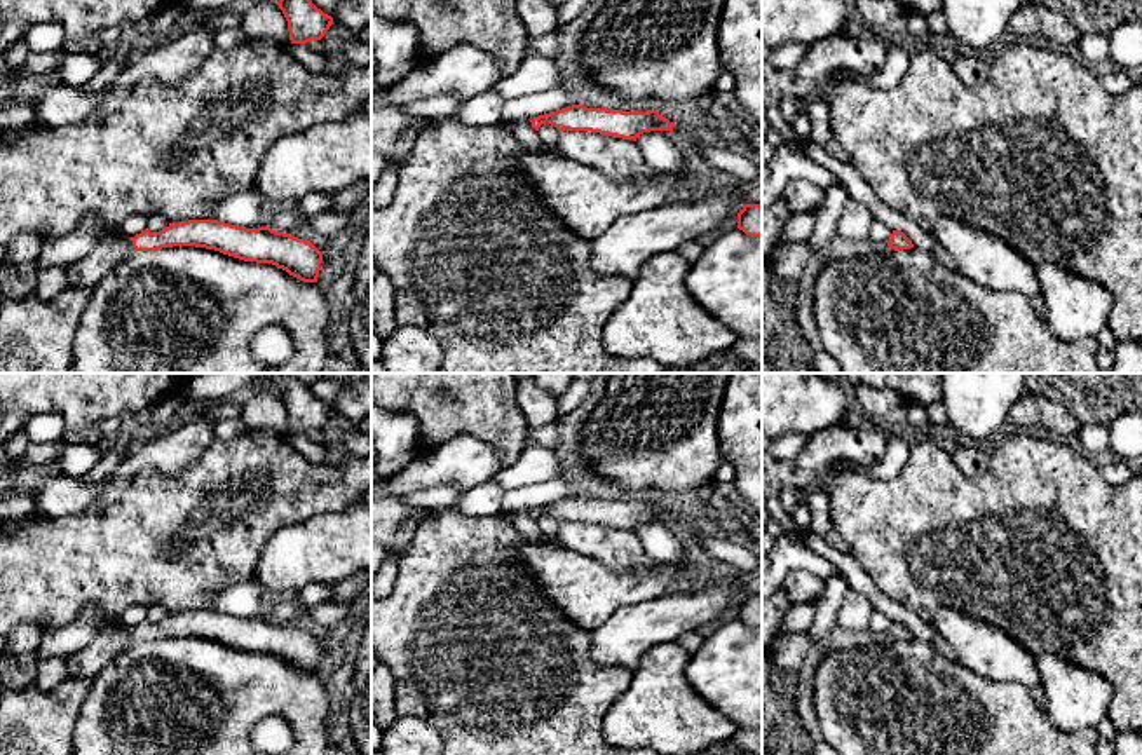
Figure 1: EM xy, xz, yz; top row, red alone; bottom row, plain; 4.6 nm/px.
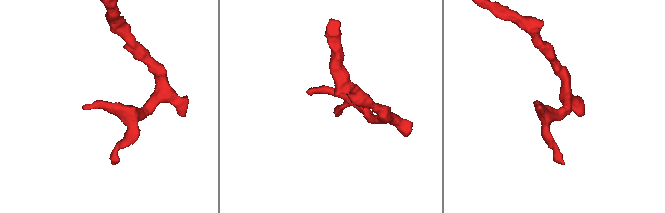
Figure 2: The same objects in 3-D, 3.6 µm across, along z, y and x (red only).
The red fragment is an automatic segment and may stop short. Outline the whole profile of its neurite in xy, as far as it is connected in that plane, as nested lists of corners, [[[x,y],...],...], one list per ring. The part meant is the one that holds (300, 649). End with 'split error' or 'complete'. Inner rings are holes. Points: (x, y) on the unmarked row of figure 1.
[[[218,610],[169,614],[160,622],[143,621],[131,628],[134,642],[195,636],[256,654],[272,654],[303,673],[317,673],[323,643],[305,629],[270,617],[246,619]]]; complete

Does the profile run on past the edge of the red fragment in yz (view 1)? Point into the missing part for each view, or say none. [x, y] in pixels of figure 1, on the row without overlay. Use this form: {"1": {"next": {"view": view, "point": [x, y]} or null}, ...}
{"1": {"next": null}}

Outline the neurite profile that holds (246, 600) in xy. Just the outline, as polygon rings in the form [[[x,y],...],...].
[[[255,577],[223,588],[213,600],[213,610],[246,619],[270,617],[269,602]]]

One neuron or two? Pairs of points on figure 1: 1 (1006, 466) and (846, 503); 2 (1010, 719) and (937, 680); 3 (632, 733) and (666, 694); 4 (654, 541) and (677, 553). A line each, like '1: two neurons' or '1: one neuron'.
1: one neuron
2: one neuron
3: one neuron
4: one neuron

